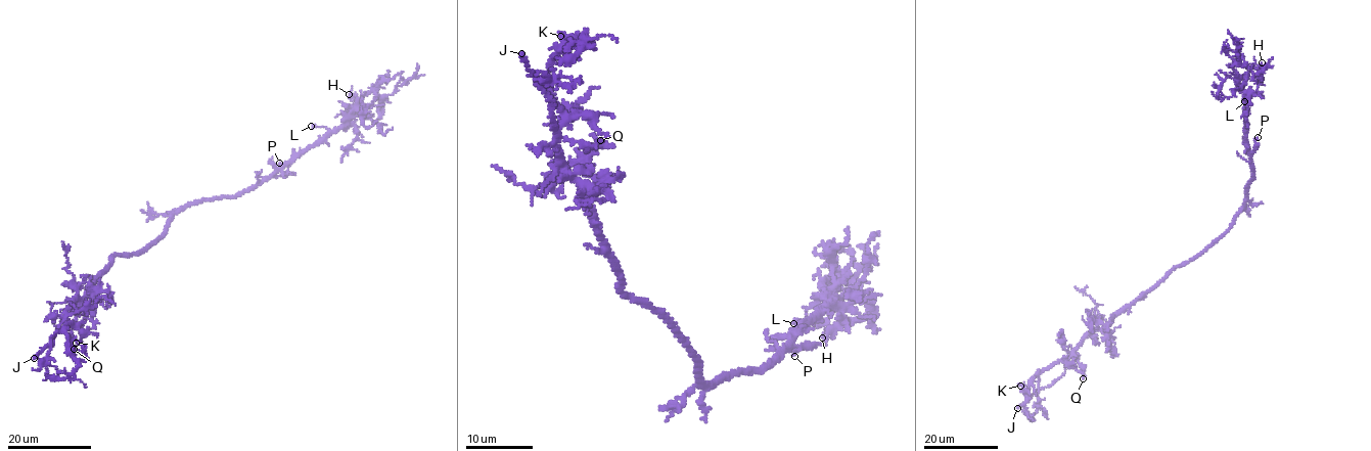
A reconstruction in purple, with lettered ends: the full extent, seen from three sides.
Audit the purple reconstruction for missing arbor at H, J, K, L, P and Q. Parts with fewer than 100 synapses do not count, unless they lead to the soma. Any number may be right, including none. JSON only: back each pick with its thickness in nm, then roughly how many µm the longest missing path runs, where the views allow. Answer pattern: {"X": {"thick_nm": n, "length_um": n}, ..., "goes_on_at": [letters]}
{"J": {"thick_nm": 220, "length_um": 50}, "goes_on_at": ["J"]}

